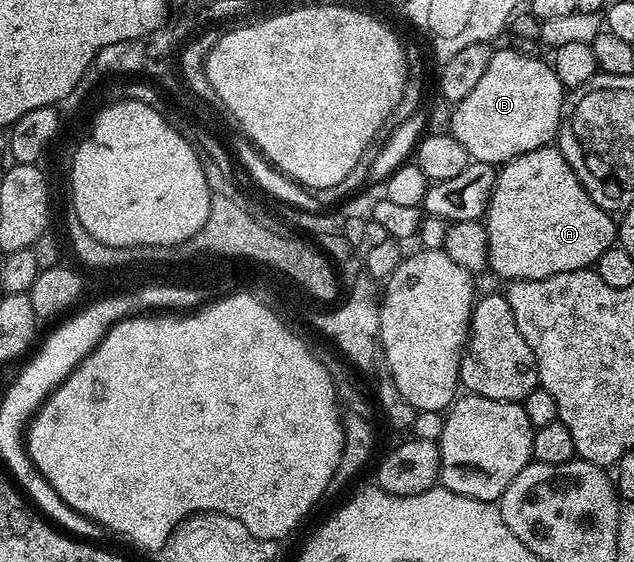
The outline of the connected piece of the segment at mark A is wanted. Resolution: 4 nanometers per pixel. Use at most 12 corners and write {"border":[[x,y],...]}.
{"border":[[553,144],[497,170],[489,272],[589,269],[615,218]]}

